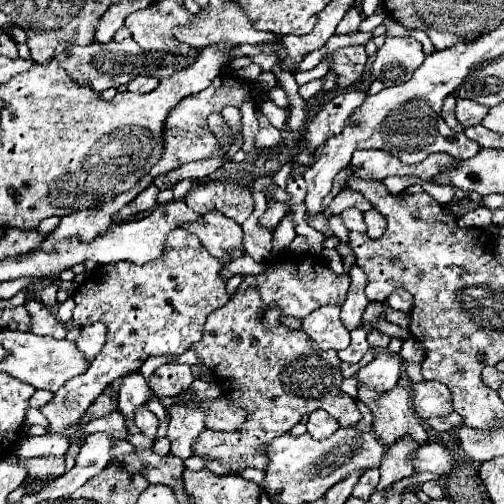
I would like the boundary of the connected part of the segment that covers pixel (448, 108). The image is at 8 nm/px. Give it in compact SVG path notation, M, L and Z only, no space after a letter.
M448 96L448 98L444 100L442 118L444 118L444 122L446 122L454 132L462 132L464 126L462 126L462 124L456 120L456 116L454 116L454 104L456 104L456 98L454 98L454 96Z

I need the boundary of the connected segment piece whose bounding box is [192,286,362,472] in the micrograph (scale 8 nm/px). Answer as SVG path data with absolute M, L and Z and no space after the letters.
M256 288L236 290L236 294L228 300L226 306L212 312L206 322L206 332L200 342L192 346L204 362L214 372L216 384L222 388L224 396L236 404L242 406L248 412L248 420L242 430L232 434L212 434L206 430L206 434L200 434L200 438L194 444L194 454L204 458L216 458L220 460L230 472L236 472L240 468L260 468L266 470L268 458L260 452L260 446L272 442L274 438L286 434L292 426L300 422L304 414L312 414L314 410L322 408L330 416L334 416L342 426L352 426L362 420L362 412L356 406L356 400L350 398L340 390L342 374L340 374L340 358L334 350L316 350L312 342L308 342L308 336L302 330L290 330L284 324L278 324L276 328L268 330L264 324L264 302L260 302L260 292Z

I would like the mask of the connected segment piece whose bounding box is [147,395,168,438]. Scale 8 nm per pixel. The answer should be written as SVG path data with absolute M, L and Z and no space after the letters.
M155 395L148 399L147 407L157 416L160 422L160 428L158 428L158 434L156 434L156 438L160 438L160 436L166 436L166 428L168 428L168 420L166 420L165 407L159 402L159 400Z

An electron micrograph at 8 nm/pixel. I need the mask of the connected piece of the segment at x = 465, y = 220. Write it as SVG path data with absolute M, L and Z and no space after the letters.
M479 207L458 218L458 226L470 227L472 225L472 227L475 226L476 228L486 229L492 224L492 214L492 209L488 207Z

